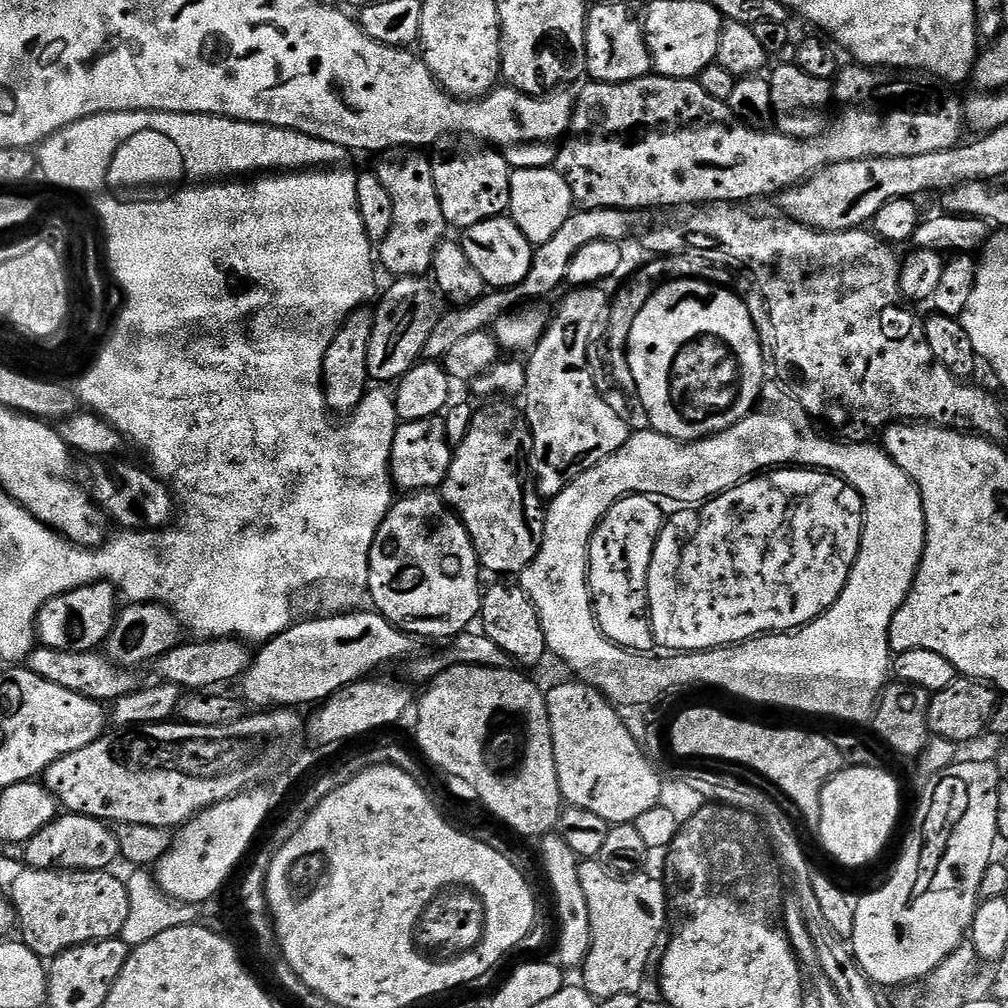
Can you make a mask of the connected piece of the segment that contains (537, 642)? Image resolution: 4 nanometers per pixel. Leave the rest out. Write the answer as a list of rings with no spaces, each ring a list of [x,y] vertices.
[[[492,584],[483,589],[478,624],[483,635],[501,648],[513,665],[529,670],[538,667],[544,656],[549,655],[546,634],[542,634],[542,622],[538,610],[534,610],[534,602],[530,602],[523,588],[512,584]]]

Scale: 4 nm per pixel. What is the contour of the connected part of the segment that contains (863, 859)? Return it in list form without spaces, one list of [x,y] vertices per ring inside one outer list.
[[[845,767],[829,780],[820,799],[820,844],[840,864],[860,868],[888,844],[900,816],[900,784],[879,768]]]

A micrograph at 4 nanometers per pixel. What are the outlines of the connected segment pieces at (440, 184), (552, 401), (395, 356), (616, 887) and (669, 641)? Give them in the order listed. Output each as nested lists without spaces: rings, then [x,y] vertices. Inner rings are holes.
[[[453,134],[436,141],[430,152],[430,159],[434,186],[438,190],[438,198],[442,202],[442,214],[449,225],[460,224],[461,229],[466,229],[472,224],[477,224],[479,220],[489,220],[492,216],[503,216],[508,212],[513,169],[497,149],[471,136]]]
[[[576,286],[568,290],[572,292],[565,294],[556,312],[554,308],[544,337],[536,343],[526,360],[522,411],[532,433],[530,472],[536,481],[536,491],[544,498],[556,496],[567,484],[574,482],[574,478],[586,474],[586,470],[610,458],[610,454],[618,451],[630,435],[627,422],[600,397],[596,380],[592,377],[593,369],[588,364],[587,348],[591,342],[592,329],[602,319],[610,301],[609,293],[604,293],[602,289],[600,286]]]
[[[396,278],[392,285],[379,297],[380,305],[375,305],[374,334],[370,334],[370,354],[368,355],[368,379],[399,381],[423,357],[426,338],[434,323],[432,316],[432,292],[429,281],[424,278]]]
[[[599,859],[580,860],[578,882],[586,893],[586,906],[590,906],[590,932],[592,941],[582,965],[582,986],[597,1001],[614,998],[614,994],[640,992],[644,984],[644,971],[652,960],[652,951],[664,932],[664,919],[669,919],[670,905],[663,879],[637,874],[615,876]]]
[[[784,466],[767,474],[757,474],[734,488],[729,488],[720,496],[699,506],[684,506],[667,517],[664,528],[656,539],[656,545],[650,558],[650,574],[648,575],[648,616],[652,619],[652,639],[672,654],[685,652],[708,652],[711,648],[731,648],[733,644],[745,644],[765,634],[787,634],[797,631],[817,620],[842,594],[846,582],[850,578],[850,570],[860,553],[860,539],[864,529],[864,503],[841,476],[833,476],[830,472],[809,470],[803,466]]]

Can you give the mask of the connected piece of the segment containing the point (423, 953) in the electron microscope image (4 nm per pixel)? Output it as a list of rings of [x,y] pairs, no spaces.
[[[464,880],[440,884],[440,888],[424,900],[424,908],[416,912],[412,932],[408,932],[412,952],[416,952],[424,964],[436,964],[436,968],[440,968],[440,964],[456,964],[456,960],[480,952],[484,940],[488,940],[488,900],[484,900],[484,892],[480,892],[476,884],[464,884]]]

